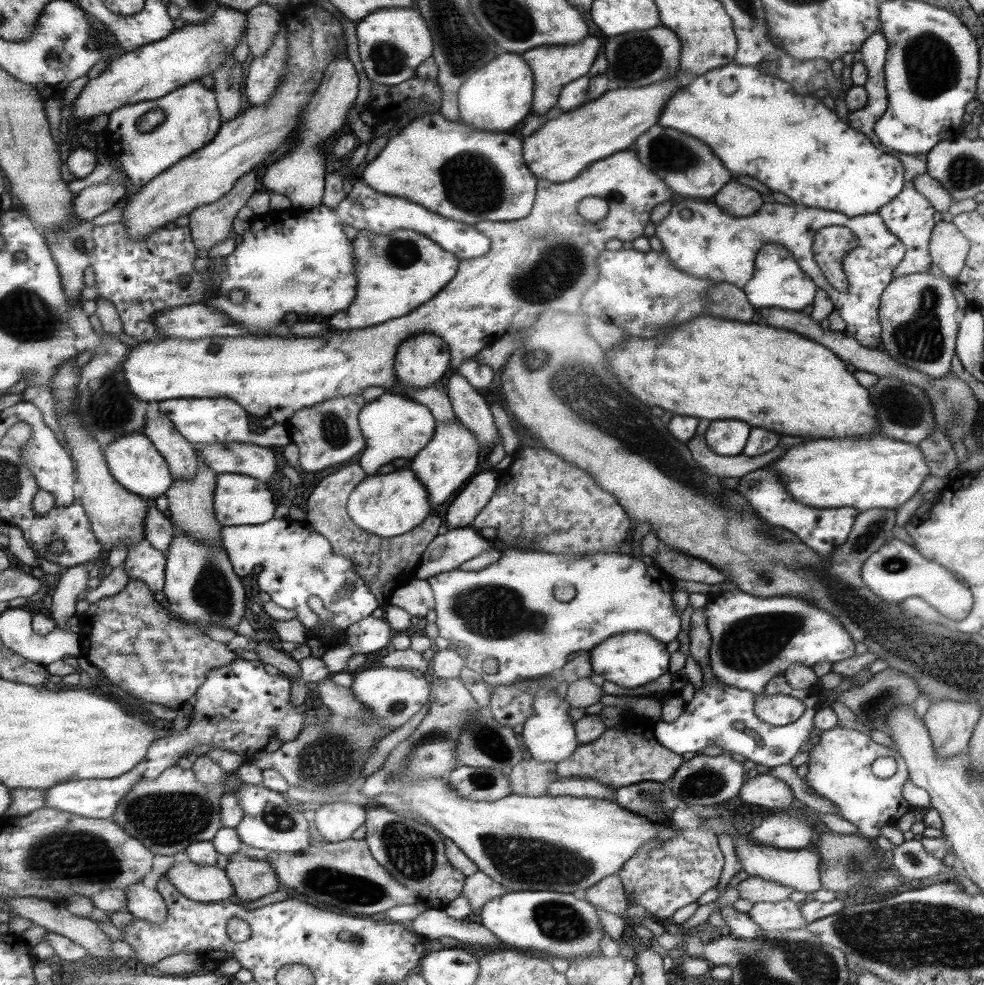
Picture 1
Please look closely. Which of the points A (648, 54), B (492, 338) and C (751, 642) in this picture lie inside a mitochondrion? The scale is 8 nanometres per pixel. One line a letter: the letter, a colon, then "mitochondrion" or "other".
A: mitochondrion
B: other
C: mitochondrion

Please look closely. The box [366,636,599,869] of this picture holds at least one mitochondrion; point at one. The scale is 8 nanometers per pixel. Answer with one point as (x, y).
(488, 739)

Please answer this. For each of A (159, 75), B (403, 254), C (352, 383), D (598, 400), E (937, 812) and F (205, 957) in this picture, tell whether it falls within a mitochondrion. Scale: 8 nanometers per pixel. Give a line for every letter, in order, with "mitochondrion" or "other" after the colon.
A: other
B: mitochondrion
C: other
D: mitochondrion
E: other
F: other

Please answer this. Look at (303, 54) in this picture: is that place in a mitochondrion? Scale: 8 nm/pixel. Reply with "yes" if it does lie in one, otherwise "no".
no

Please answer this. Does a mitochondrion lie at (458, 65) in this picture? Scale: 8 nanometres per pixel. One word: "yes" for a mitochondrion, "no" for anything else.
yes

